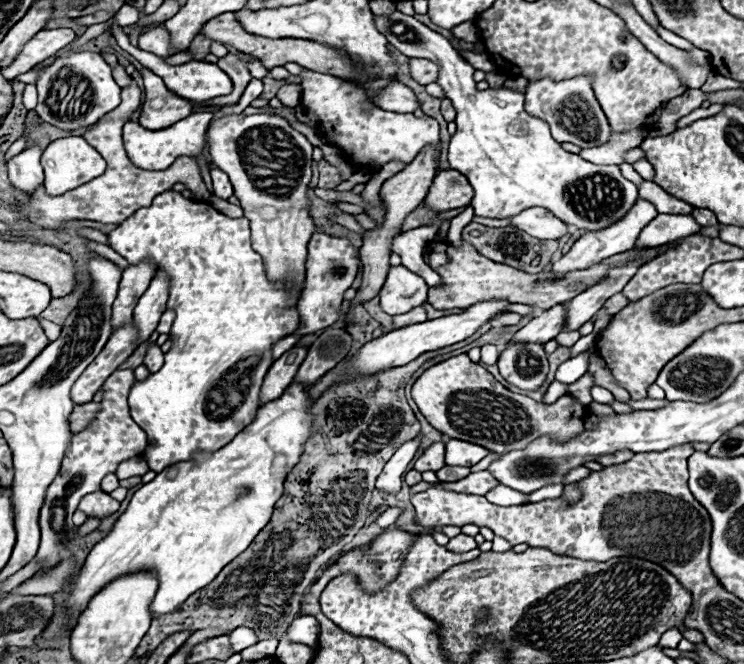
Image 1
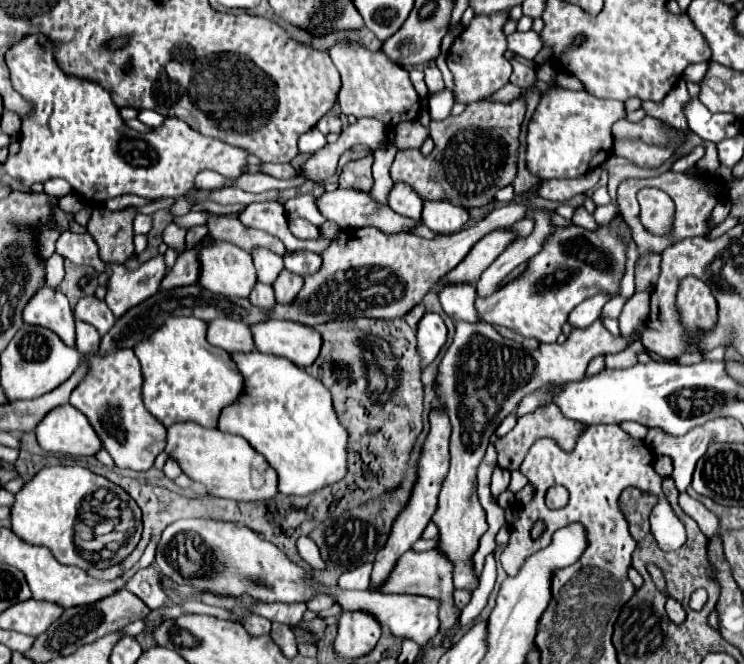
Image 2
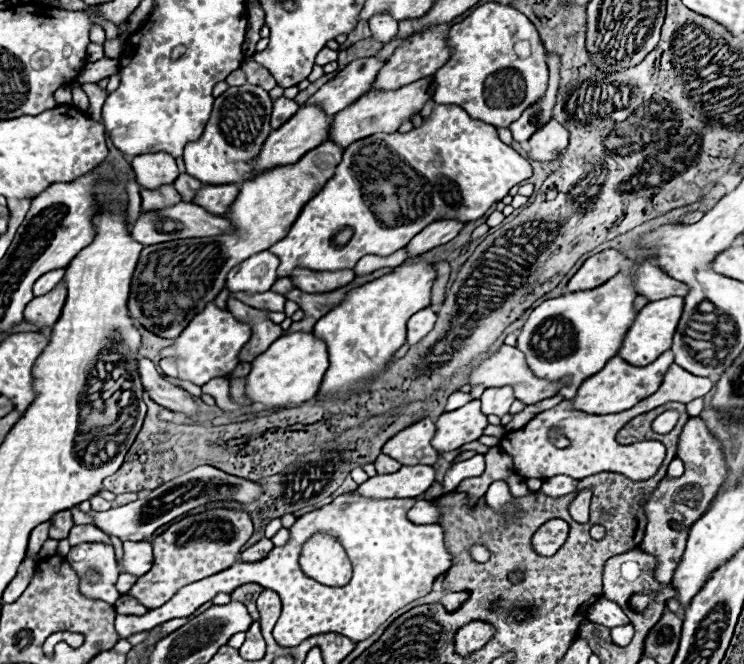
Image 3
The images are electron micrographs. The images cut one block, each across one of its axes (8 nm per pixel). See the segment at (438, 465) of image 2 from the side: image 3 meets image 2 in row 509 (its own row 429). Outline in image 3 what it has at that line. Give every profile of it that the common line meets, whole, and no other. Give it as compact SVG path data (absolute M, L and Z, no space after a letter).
M424 418L404 430L400 430L392 440L388 440L382 448L384 454L400 460L400 464L414 466L414 464L436 464L440 452L436 452L430 444L432 436L436 434L436 426L430 418Z

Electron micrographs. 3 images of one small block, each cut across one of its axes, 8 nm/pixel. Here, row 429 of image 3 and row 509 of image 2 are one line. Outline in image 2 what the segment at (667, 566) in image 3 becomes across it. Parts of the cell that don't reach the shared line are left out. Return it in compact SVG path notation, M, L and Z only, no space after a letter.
M680 494L678 504L680 504L680 508L682 508L690 518L694 518L694 520L698 522L702 534L708 536L708 510L706 510L706 506L704 506L702 502L690 498L688 494Z

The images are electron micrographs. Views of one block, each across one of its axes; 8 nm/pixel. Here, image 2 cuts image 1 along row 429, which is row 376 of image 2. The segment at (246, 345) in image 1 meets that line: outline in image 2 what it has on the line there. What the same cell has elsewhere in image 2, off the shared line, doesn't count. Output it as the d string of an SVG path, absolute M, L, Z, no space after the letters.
M192 316L166 320L150 338L136 344L134 352L144 376L144 404L164 426L192 420L200 426L216 428L220 412L242 396L244 378L228 352L208 344L202 320Z

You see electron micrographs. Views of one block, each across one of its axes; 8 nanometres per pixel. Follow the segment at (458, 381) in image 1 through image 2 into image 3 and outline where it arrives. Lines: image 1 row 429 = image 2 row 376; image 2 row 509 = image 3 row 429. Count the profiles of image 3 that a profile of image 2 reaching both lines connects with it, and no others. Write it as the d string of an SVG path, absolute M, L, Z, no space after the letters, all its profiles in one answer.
M472 400L458 410L444 412L436 420L436 436L432 438L432 446L438 452L456 450L472 440L478 440L486 424L488 420L480 412L480 400Z

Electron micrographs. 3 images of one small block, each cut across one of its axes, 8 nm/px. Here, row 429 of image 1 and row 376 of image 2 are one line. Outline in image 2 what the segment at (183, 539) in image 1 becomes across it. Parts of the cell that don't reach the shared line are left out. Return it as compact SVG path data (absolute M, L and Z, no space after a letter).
M256 350L232 354L232 358L246 380L246 388L236 404L222 410L218 428L240 434L268 460L278 472L282 494L306 496L340 482L348 472L348 430L340 426L328 388L286 358Z

